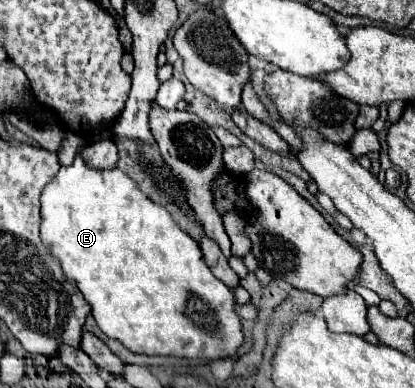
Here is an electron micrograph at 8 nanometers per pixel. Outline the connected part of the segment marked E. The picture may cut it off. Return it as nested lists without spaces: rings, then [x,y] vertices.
[[[85,144],[77,150],[77,156],[73,160],[73,164],[63,166],[59,170],[59,174],[53,178],[53,182],[47,184],[47,188],[41,194],[41,240],[45,244],[45,248],[49,248],[49,254],[53,258],[59,260],[65,276],[69,280],[73,280],[79,288],[79,292],[85,296],[85,300],[91,304],[91,312],[93,318],[97,322],[97,326],[109,336],[119,340],[121,344],[125,344],[129,350],[133,352],[143,352],[143,354],[161,354],[161,356],[187,356],[187,358],[229,358],[235,354],[235,350],[241,346],[243,342],[243,334],[241,334],[241,322],[239,316],[233,312],[233,304],[235,298],[231,294],[231,290],[213,276],[213,272],[205,266],[203,262],[203,254],[199,250],[199,244],[187,236],[171,218],[171,214],[155,204],[153,200],[149,200],[137,186],[137,182],[133,178],[129,178],[123,170],[119,168],[109,168],[109,170],[97,170],[87,166],[87,162],[83,160],[81,152],[83,152]]]

